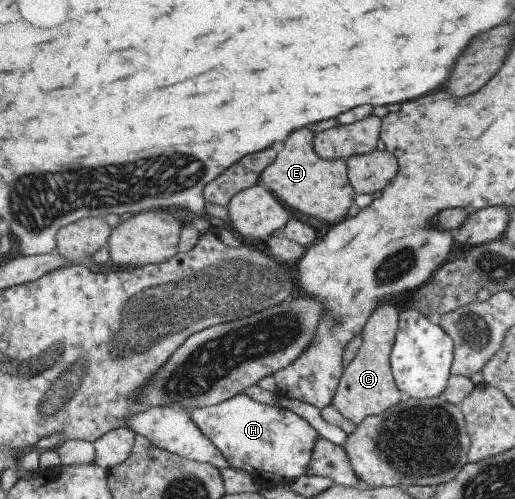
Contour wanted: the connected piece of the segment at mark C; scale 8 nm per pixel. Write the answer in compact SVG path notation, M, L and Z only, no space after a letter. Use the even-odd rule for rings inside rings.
M389 303L378 305L378 308L374 309L359 334L358 347L352 351L354 359L346 365L341 384L334 393L331 405L355 426L362 423L366 417L386 412L403 398L401 392L396 389L389 367L389 354L396 335L398 312L398 309Z

